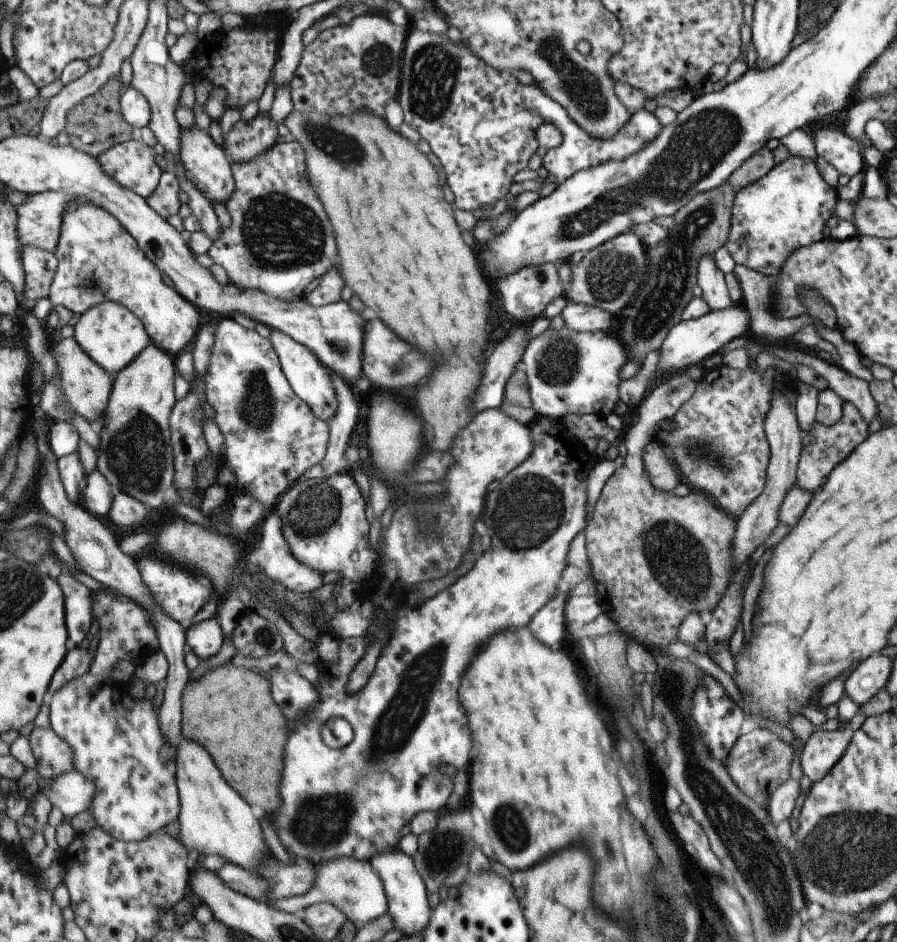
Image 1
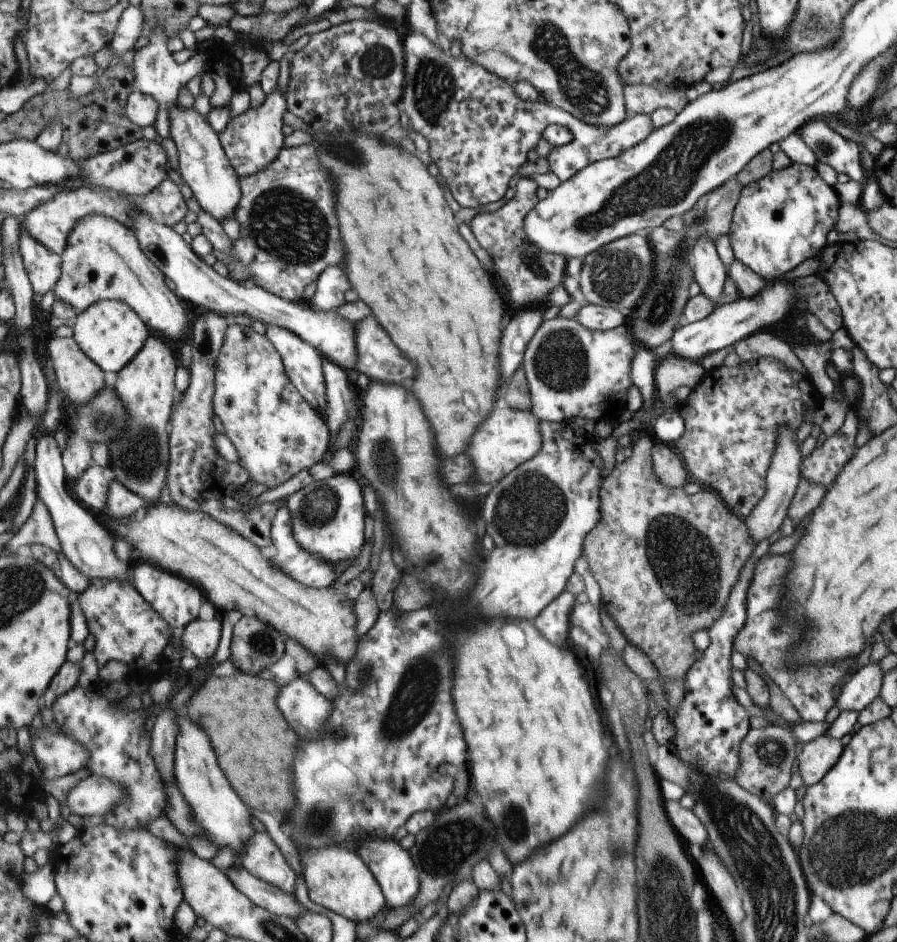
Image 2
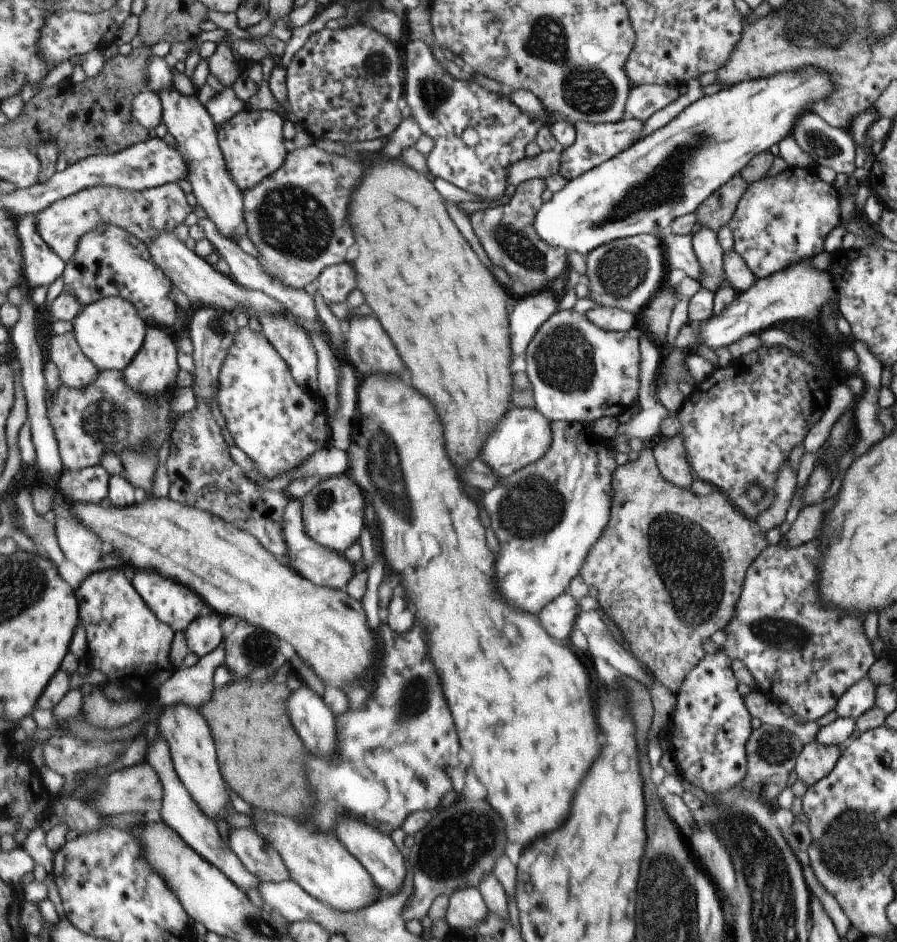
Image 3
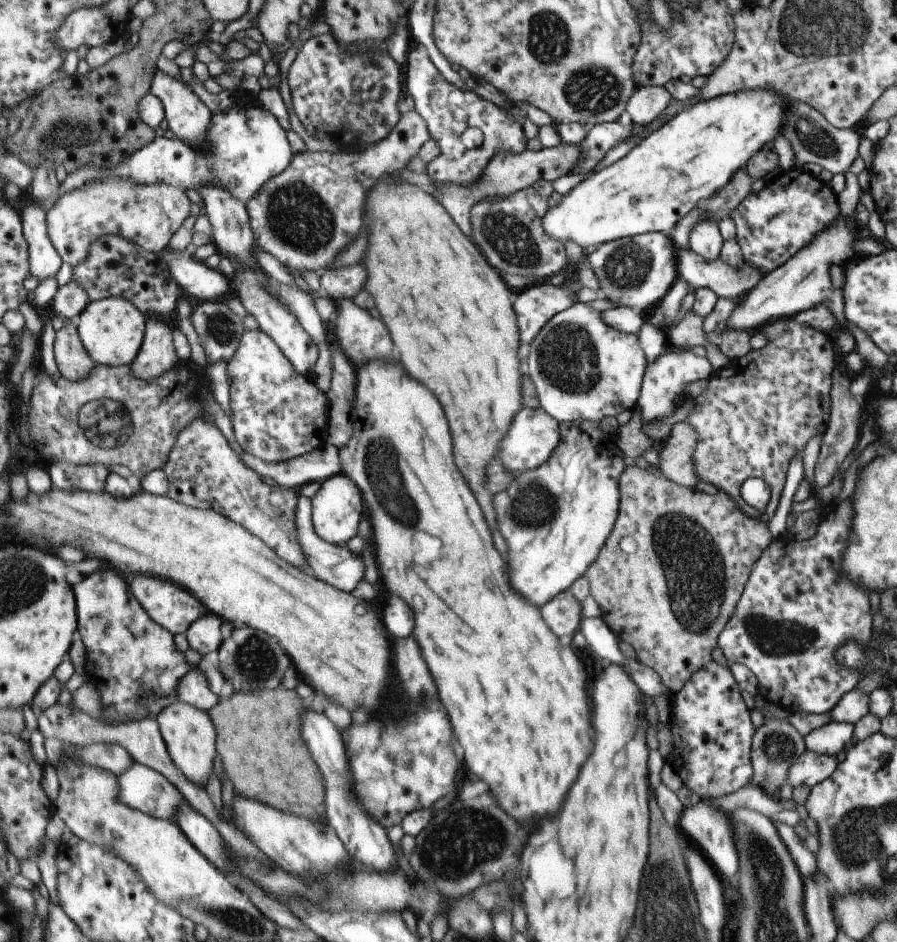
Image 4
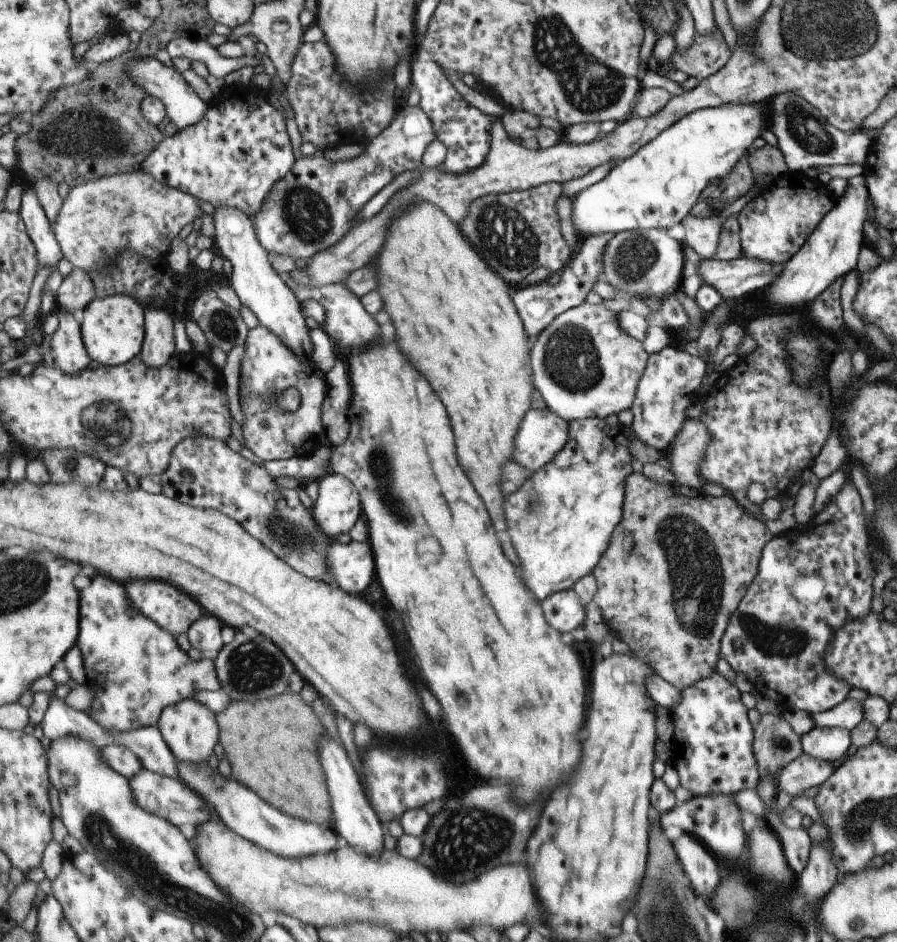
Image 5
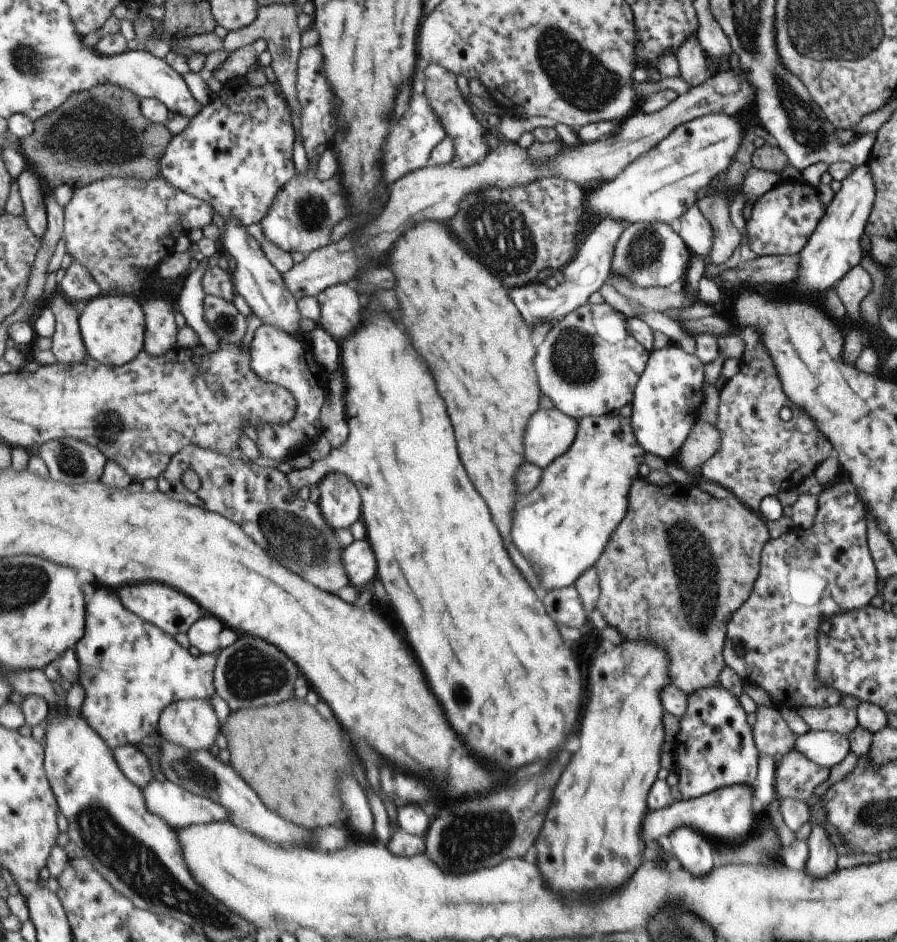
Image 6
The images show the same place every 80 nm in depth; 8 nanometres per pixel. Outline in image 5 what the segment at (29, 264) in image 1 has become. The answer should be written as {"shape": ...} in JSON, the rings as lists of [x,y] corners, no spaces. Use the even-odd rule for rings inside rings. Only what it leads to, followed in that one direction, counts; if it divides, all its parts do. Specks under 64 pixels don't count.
{"shape":[[[33,186],[23,189],[20,213],[24,216],[29,236],[36,244],[40,266],[59,264],[64,252]]]}

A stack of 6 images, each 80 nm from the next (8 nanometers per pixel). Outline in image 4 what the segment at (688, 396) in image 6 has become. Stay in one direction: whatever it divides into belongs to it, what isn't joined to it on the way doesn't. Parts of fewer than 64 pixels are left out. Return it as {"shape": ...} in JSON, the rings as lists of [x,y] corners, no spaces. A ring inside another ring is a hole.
{"shape":[[[688,349],[685,350],[671,350],[671,352],[663,351],[652,363],[646,365],[644,370],[644,375],[642,376],[642,381],[640,384],[639,394],[636,400],[635,408],[640,412],[640,422],[645,425],[646,423],[651,423],[652,421],[662,421],[666,419],[675,409],[676,402],[678,397],[682,399],[686,398],[686,395],[683,393],[685,386],[691,384],[691,382],[697,382],[702,378],[710,378],[713,370],[711,365],[707,362],[705,357],[698,357],[693,355]]]}

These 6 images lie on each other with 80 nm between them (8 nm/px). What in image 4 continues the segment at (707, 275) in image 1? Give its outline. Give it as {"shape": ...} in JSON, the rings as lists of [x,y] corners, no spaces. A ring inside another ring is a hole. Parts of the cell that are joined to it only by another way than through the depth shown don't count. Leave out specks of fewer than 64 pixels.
{"shape":[[[701,217],[690,229],[687,244],[695,254],[710,261],[718,257],[723,241],[718,222],[715,219]]]}

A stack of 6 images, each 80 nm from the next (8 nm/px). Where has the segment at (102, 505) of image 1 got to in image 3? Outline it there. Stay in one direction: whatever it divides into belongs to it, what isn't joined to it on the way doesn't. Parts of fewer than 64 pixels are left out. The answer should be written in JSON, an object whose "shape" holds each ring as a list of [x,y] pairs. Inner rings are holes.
{"shape":[[[101,465],[83,470],[64,468],[56,486],[67,501],[98,503],[107,500],[111,477]]]}

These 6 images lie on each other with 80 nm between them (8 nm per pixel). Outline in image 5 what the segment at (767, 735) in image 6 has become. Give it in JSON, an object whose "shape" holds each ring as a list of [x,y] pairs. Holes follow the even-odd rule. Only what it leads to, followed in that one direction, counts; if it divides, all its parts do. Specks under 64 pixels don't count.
{"shape":[[[760,714],[759,722],[752,733],[752,749],[758,774],[760,776],[767,770],[772,775],[772,782],[785,763],[802,753],[800,736],[781,715]]]}

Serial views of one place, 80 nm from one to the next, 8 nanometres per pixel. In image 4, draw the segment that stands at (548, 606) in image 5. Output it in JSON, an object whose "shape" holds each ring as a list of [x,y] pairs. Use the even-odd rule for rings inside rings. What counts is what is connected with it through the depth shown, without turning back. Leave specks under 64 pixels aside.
{"shape":[[[572,590],[558,594],[553,600],[542,606],[545,612],[545,620],[549,620],[549,626],[557,636],[570,638],[577,630],[582,619],[580,602],[575,600]]]}

